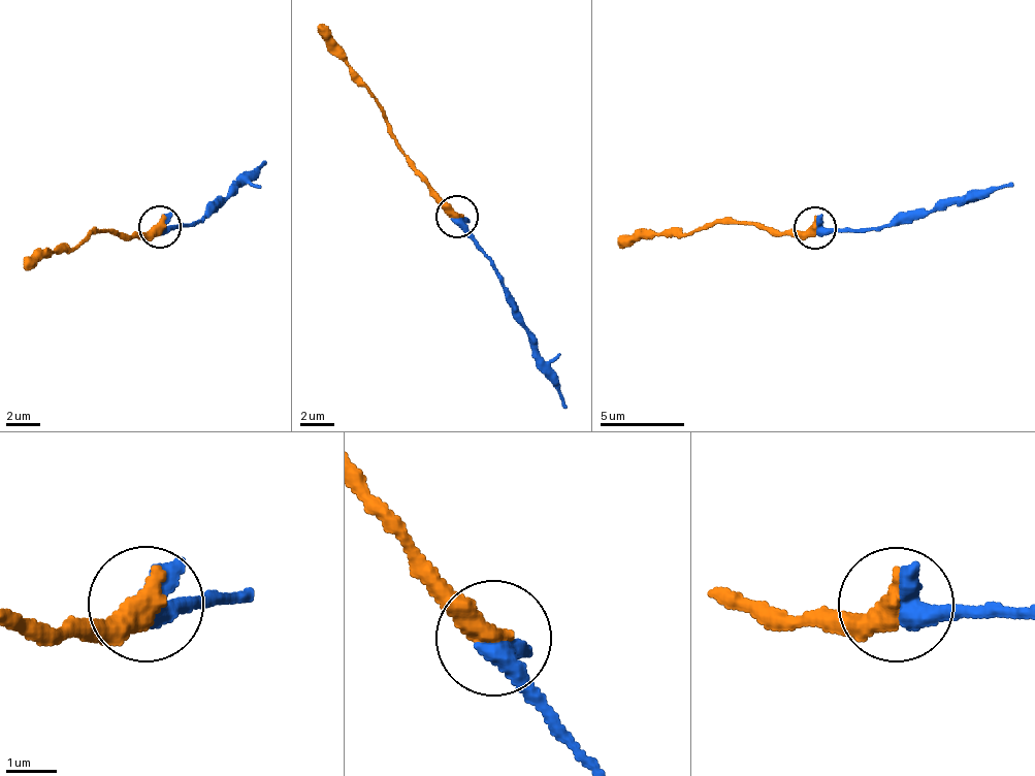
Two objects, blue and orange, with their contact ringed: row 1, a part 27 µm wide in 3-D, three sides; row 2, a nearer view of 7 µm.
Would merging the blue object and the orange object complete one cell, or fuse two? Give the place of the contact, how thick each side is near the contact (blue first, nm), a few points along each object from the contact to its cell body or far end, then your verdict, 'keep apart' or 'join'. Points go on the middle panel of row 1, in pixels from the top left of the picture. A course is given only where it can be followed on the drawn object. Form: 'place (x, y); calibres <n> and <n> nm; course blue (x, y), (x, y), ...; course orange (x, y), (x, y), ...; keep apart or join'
place (457, 216); calibres 600 and 500 nm; course blue (456, 218), (494, 268), (515, 322), (531, 342), (536, 367), (564, 408); course orange (456, 218), (414, 167), (384, 107), (317, 25); join

